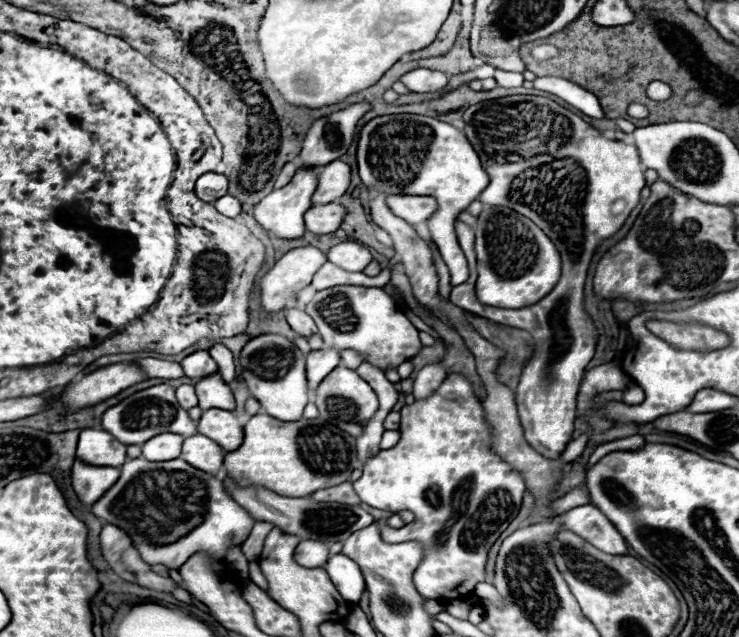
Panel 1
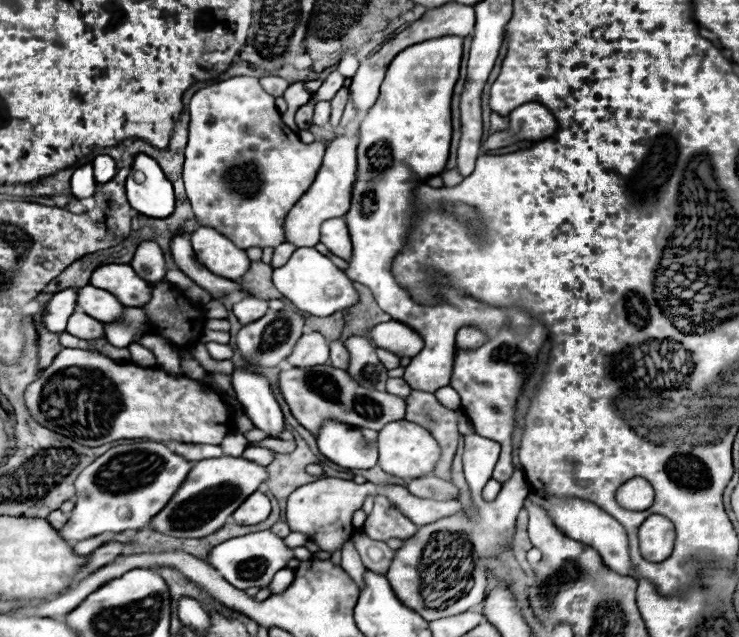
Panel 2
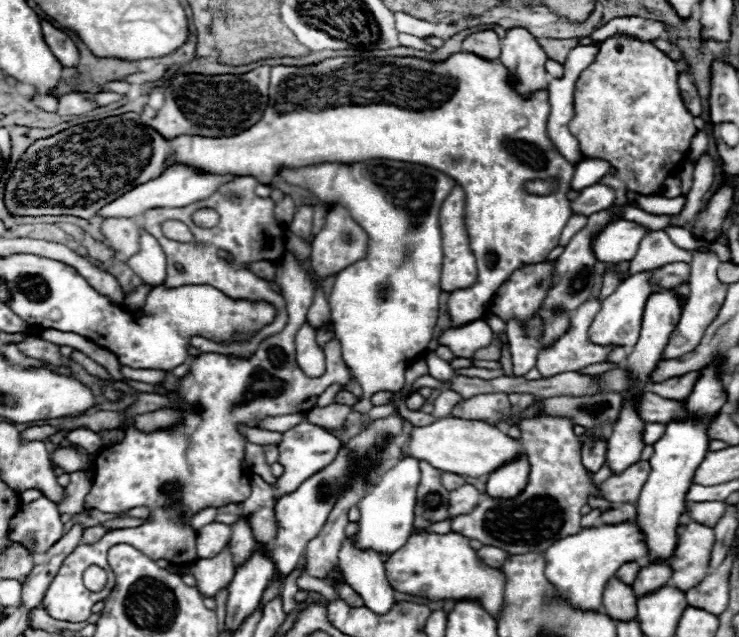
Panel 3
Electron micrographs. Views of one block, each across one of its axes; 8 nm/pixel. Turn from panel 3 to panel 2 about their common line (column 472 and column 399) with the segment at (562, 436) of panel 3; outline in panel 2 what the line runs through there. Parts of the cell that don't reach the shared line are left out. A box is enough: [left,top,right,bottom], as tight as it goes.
[362,494,418,542]

